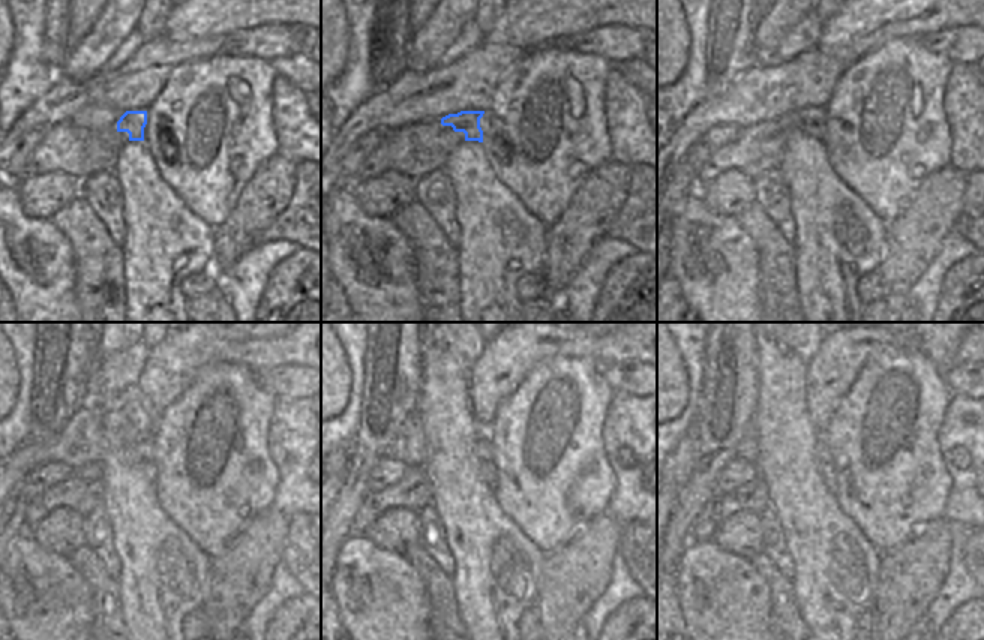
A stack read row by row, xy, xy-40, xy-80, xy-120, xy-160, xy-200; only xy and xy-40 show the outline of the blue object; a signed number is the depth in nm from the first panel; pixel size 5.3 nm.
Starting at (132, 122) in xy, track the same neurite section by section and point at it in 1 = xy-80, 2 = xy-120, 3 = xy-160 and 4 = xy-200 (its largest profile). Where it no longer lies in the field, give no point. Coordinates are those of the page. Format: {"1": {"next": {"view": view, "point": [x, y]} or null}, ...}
{"1": {"next": {"view": "xy-80", "point": [812, 120]}}, "2": {"next": {"view": "xy-120", "point": [141, 456]}}, "3": {"next": {"view": "xy-160", "point": [482, 450]}}, "4": {"next": {"view": "xy-200", "point": [824, 459]}}}

